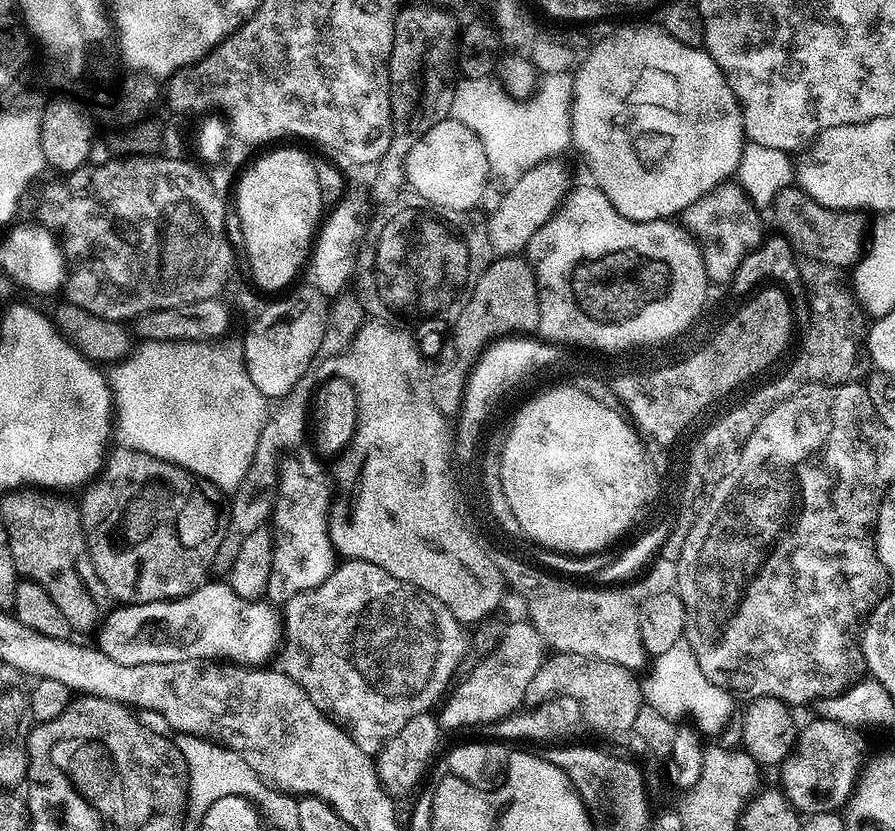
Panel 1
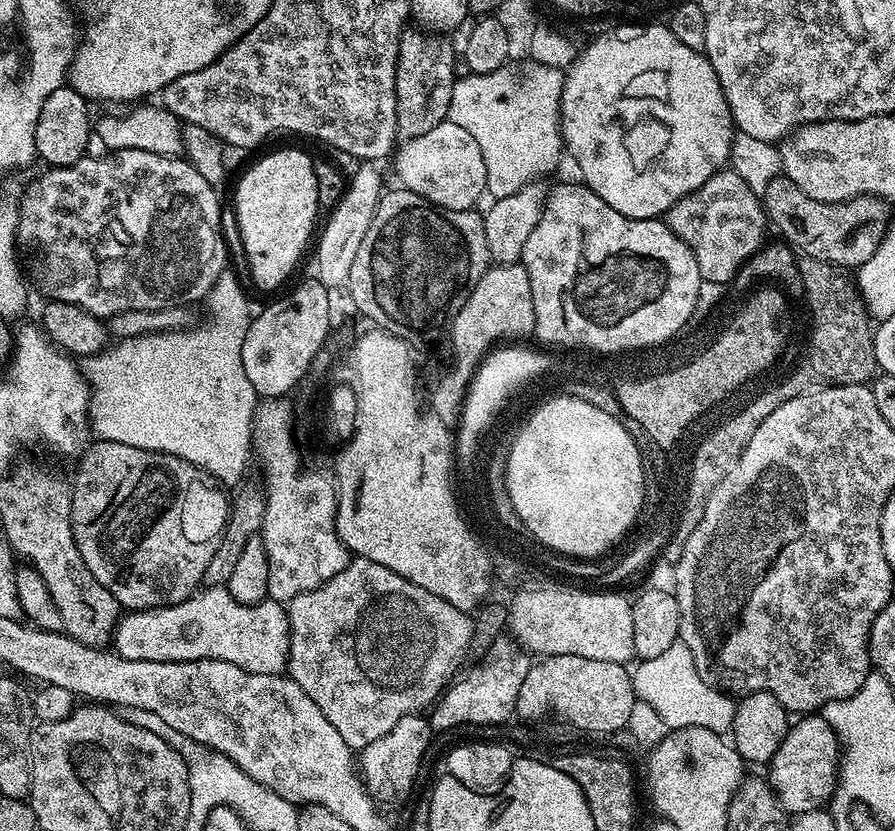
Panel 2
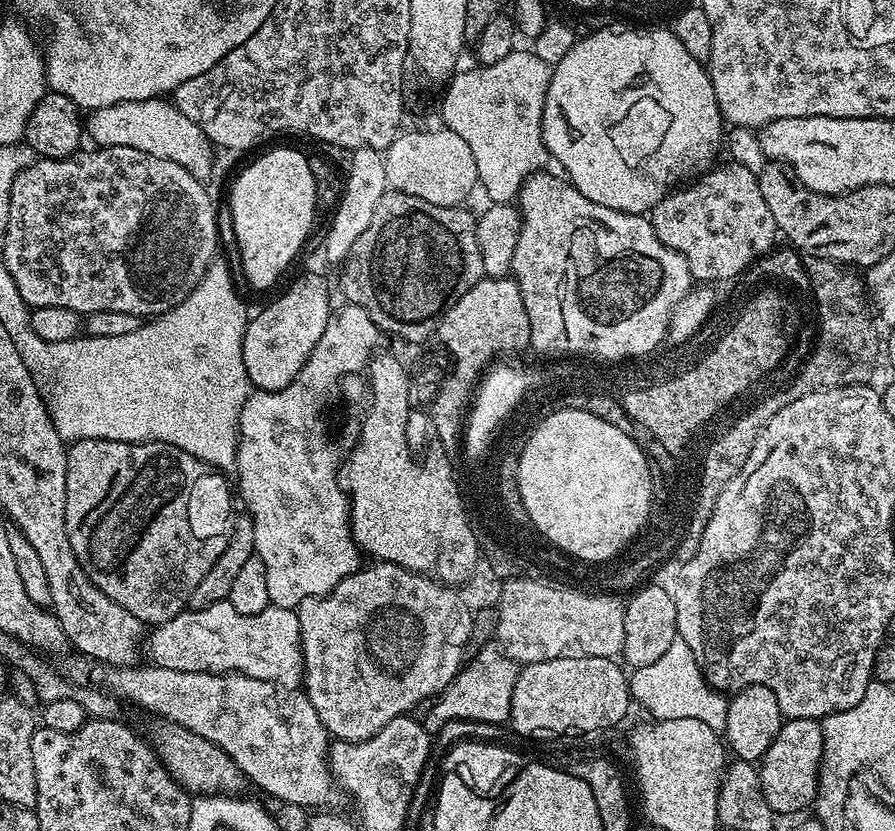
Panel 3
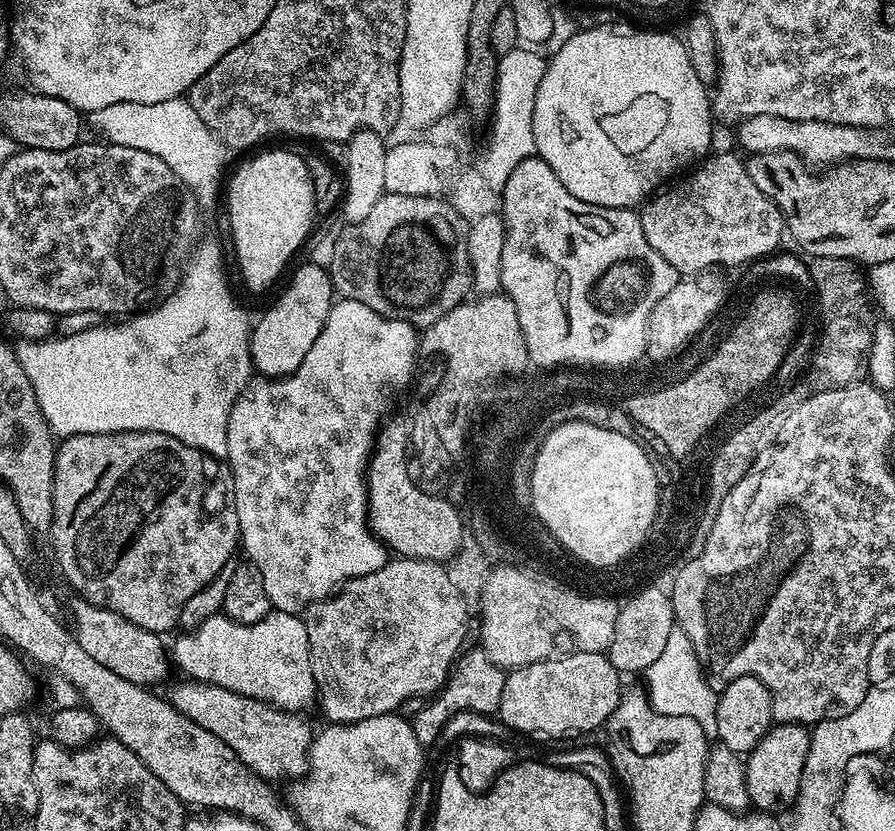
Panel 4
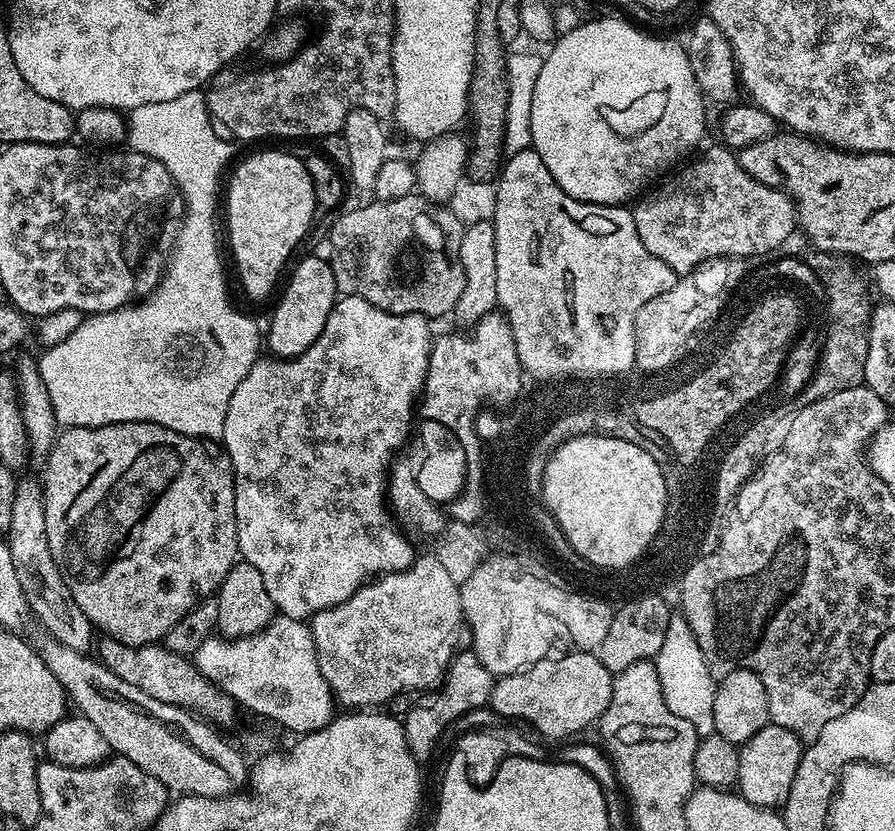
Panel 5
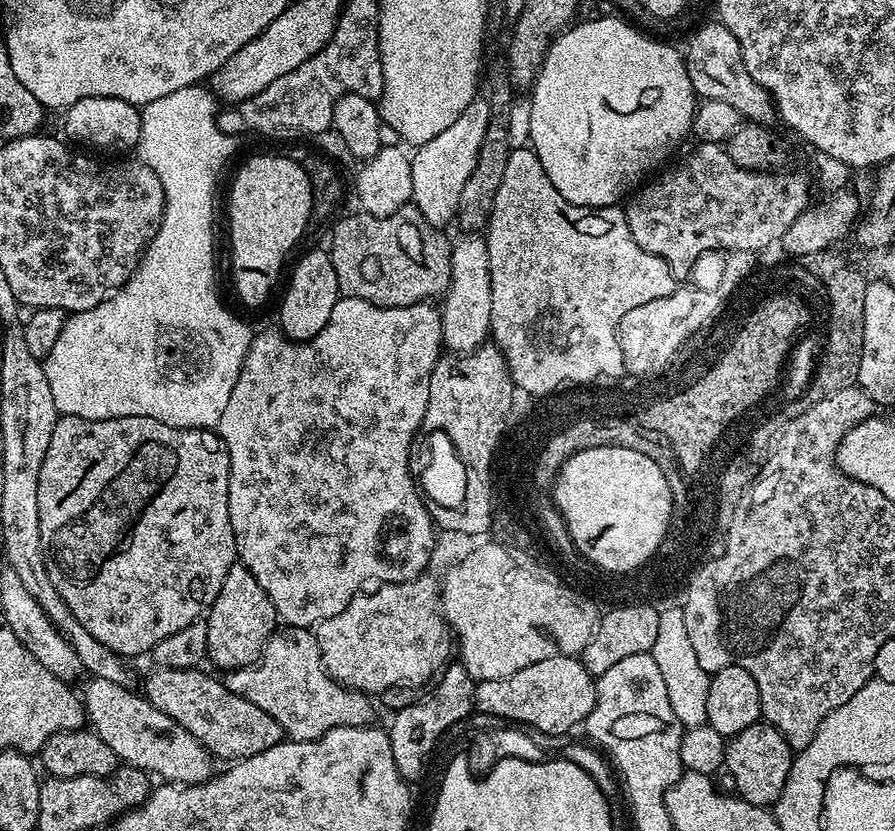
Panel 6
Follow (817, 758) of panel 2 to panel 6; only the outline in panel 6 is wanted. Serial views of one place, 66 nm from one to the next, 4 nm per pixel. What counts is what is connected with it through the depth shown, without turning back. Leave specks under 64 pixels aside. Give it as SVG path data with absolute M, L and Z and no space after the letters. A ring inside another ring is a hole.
M761 722L754 726L746 726L738 735L727 741L724 749L724 768L732 775L732 784L740 799L750 802L759 808L775 805L776 800L782 794L786 786L786 778L792 769L792 748L786 742L784 735L767 722Z

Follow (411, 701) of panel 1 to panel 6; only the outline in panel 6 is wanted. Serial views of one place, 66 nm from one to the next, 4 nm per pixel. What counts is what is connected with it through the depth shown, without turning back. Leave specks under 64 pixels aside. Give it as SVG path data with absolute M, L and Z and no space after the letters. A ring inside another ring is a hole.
M431 574L401 584L381 584L379 588L355 596L346 610L342 610L342 614L334 614L334 618L326 618L316 625L314 635L318 642L320 661L332 679L353 692L369 694L388 692L403 684L426 683L449 663L448 651L454 648L448 623L440 611L440 585L437 577Z

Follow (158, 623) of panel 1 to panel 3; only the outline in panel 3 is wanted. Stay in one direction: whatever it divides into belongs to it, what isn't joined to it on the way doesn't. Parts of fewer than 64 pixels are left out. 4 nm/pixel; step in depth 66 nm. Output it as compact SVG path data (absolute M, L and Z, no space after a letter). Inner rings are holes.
M226 599L214 602L205 608L185 610L170 618L165 624L151 629L152 637L147 637L146 652L152 655L151 663L166 670L190 670L191 672L236 672L239 676L249 676L279 684L281 688L293 690L301 687L304 678L304 655L300 645L300 631L295 611L290 608L270 606L258 614L238 614Z

